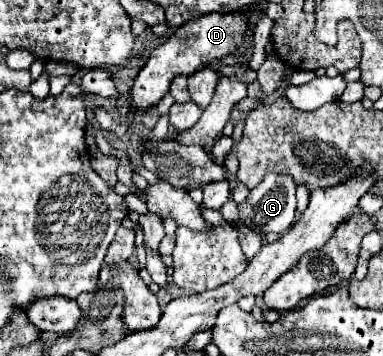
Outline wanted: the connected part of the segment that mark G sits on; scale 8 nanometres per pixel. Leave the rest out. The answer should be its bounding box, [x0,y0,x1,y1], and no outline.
[238,172,296,234]

